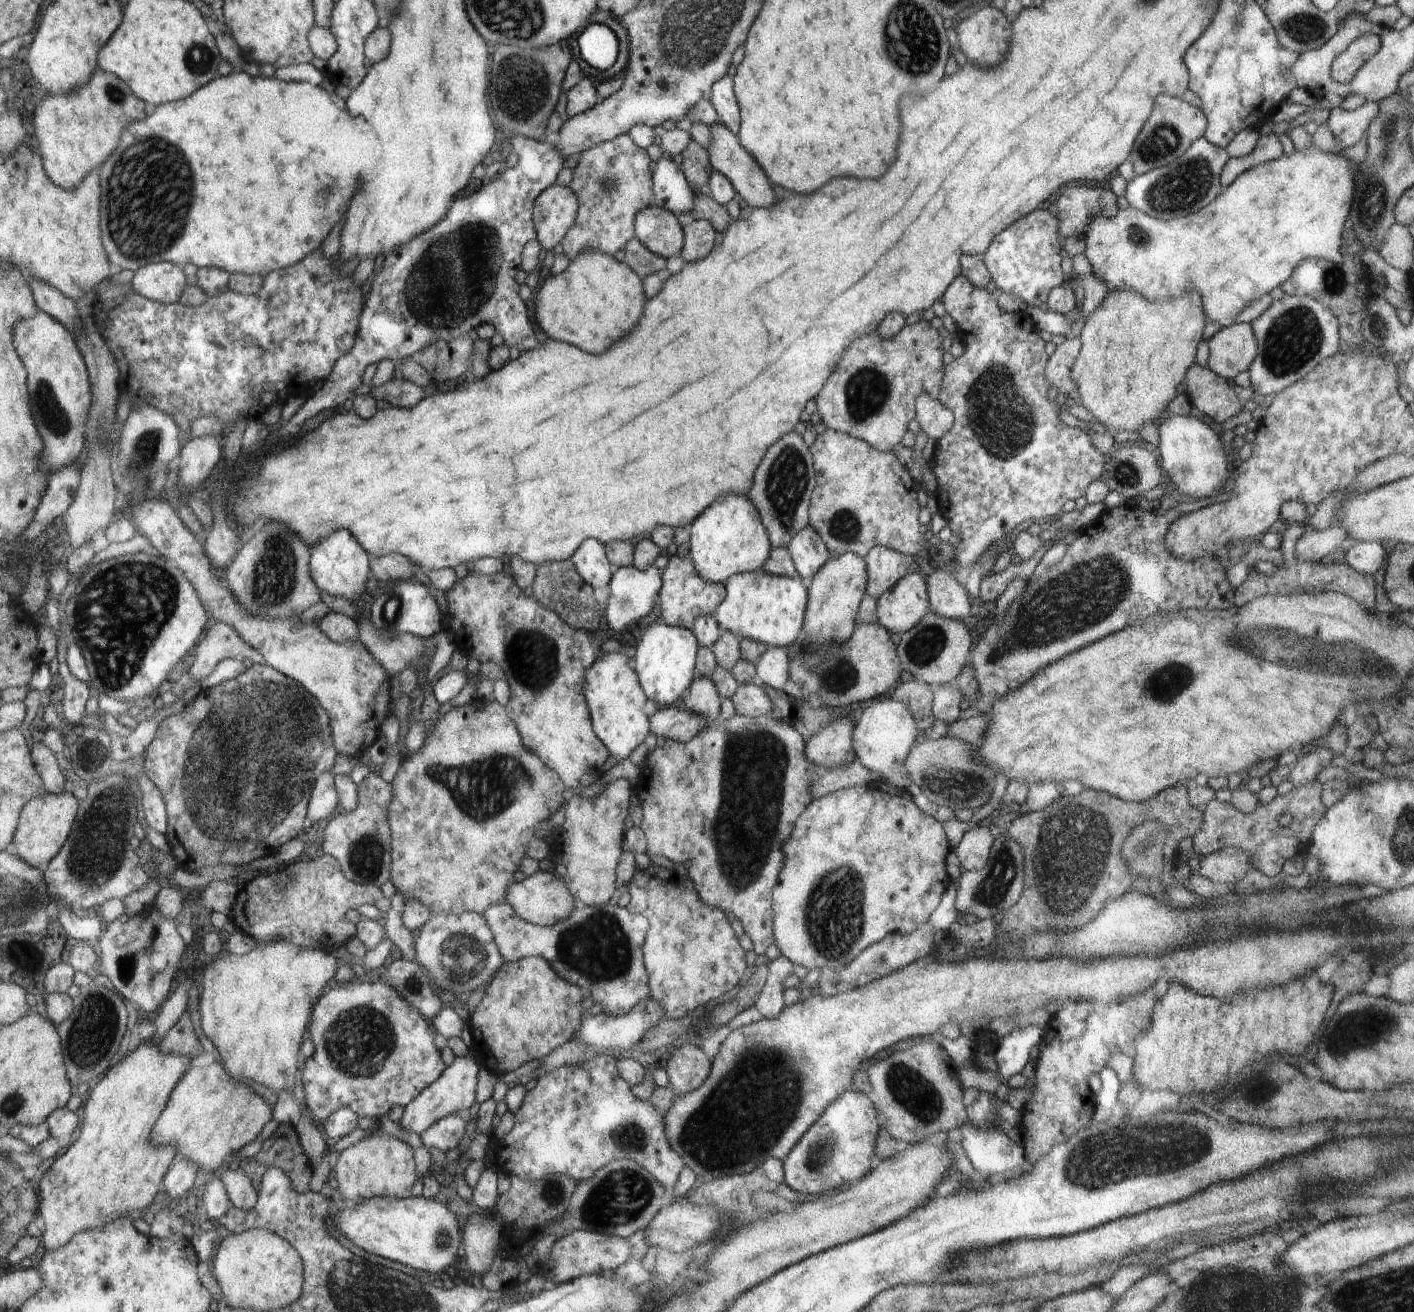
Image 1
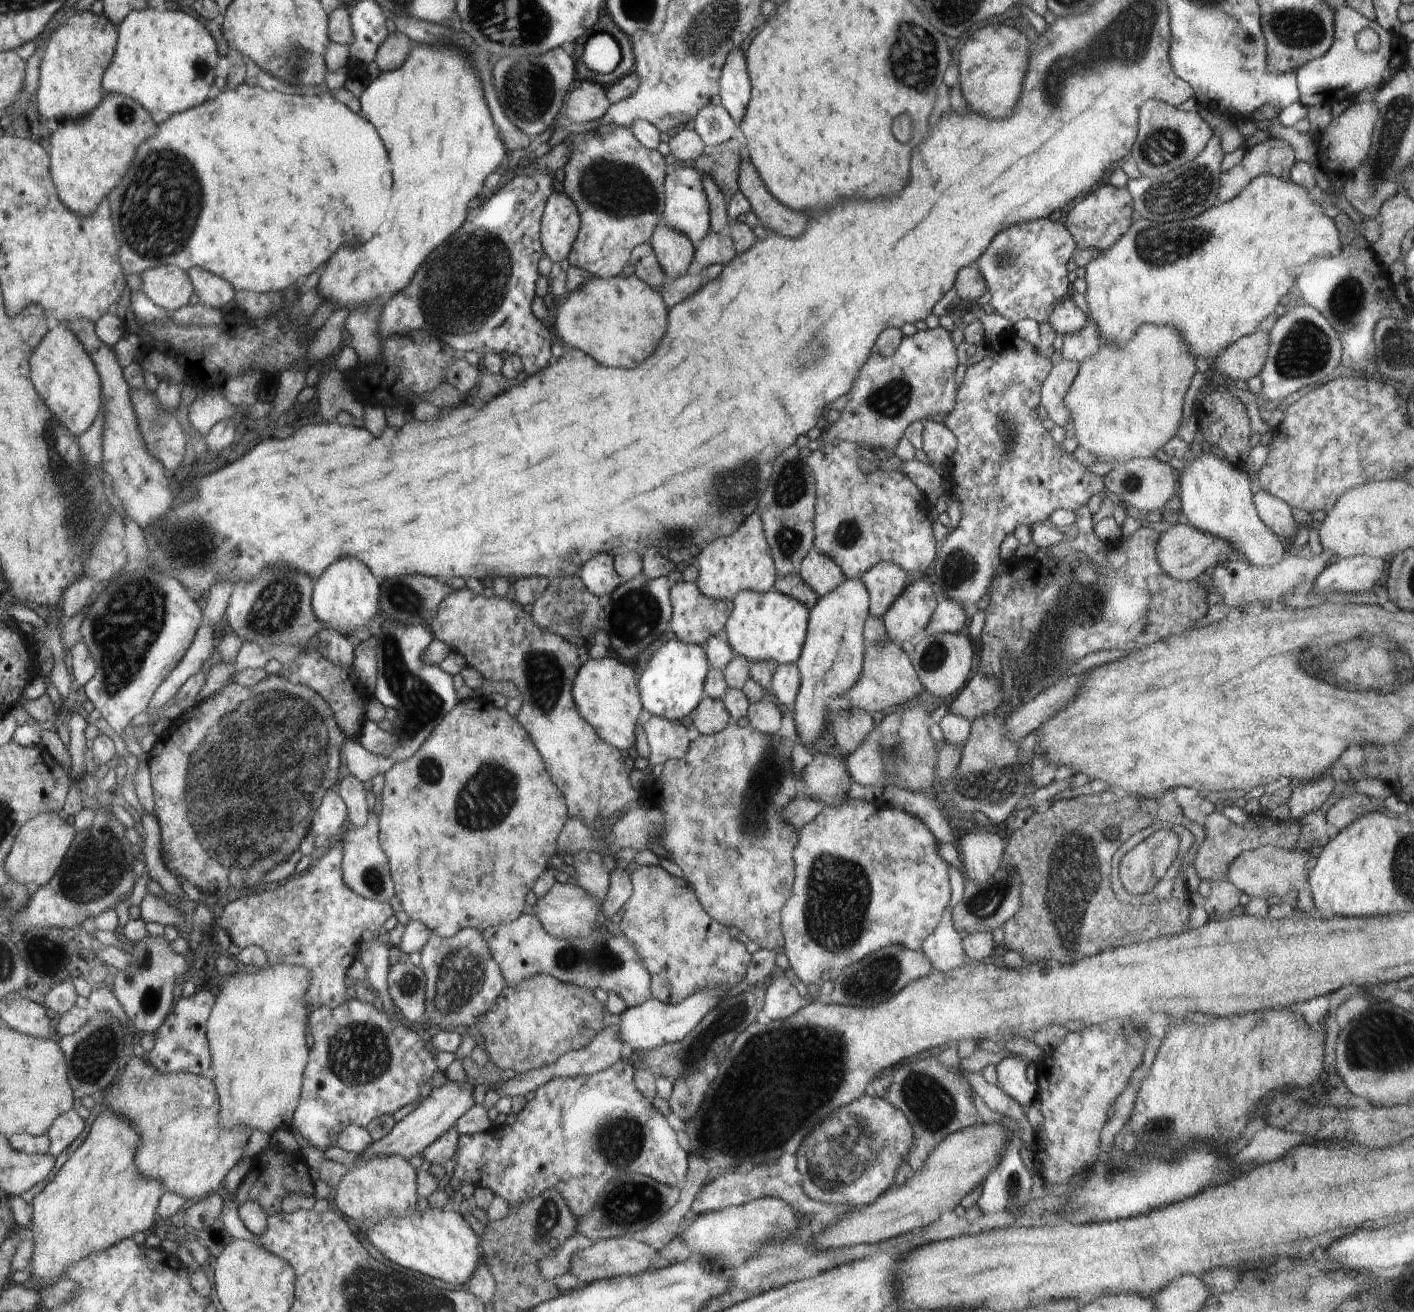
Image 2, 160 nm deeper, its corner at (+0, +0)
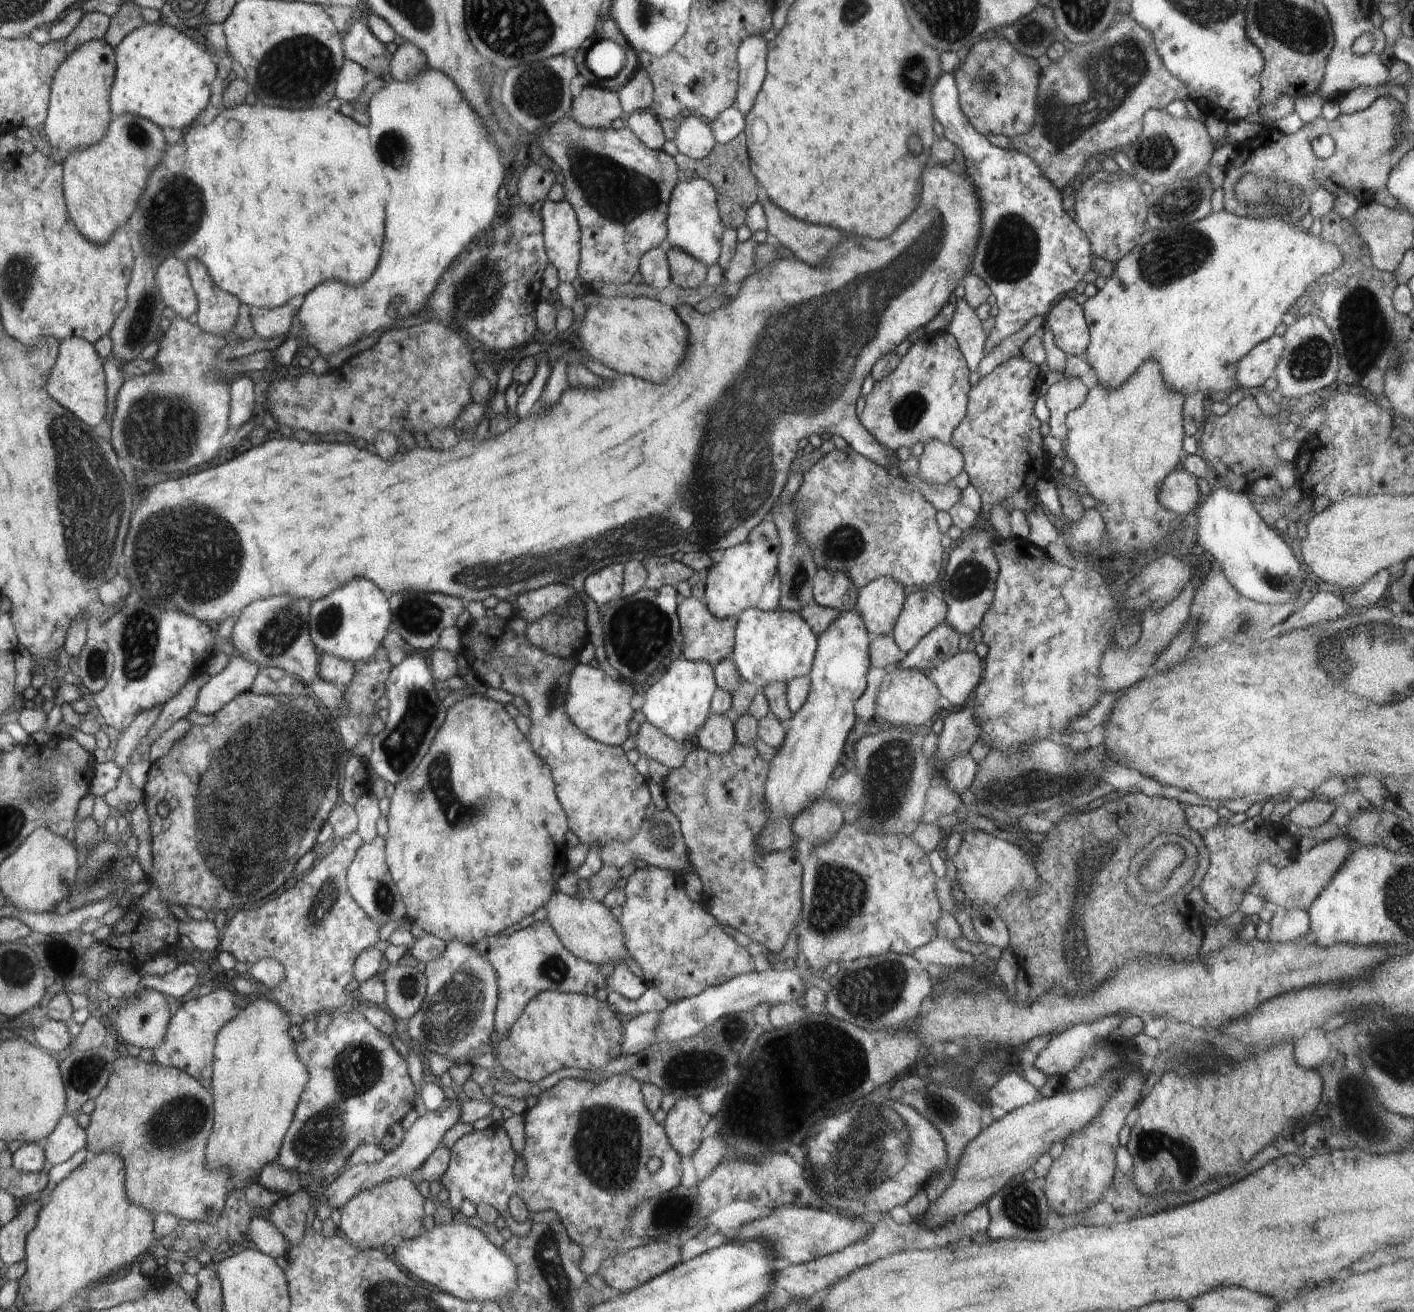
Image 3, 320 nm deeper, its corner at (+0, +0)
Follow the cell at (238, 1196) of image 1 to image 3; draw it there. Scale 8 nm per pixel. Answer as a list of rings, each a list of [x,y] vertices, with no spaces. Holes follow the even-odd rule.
[[[254,1216],[247,1230],[248,1236],[260,1252],[278,1258],[287,1254],[287,1240],[285,1236],[266,1218]]]

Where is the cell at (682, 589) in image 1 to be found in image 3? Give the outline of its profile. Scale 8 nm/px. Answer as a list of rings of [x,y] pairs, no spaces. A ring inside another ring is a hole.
[[[693,596],[680,598],[678,606],[680,624],[683,624],[684,648],[683,658],[689,661],[704,661],[712,668],[720,661],[730,659],[735,648],[735,628],[738,626],[736,616],[720,619]]]

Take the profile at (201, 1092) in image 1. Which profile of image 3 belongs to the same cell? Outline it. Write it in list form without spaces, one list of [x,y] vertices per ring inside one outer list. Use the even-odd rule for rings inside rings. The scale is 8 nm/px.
[[[138,1056],[131,1058],[118,1057],[113,1064],[108,1082],[102,1089],[102,1092],[95,1098],[95,1108],[91,1114],[91,1121],[86,1131],[87,1136],[87,1155],[85,1163],[90,1163],[91,1160],[100,1153],[115,1153],[123,1158],[123,1163],[126,1168],[126,1192],[130,1196],[130,1200],[140,1208],[147,1209],[153,1212],[153,1215],[160,1213],[173,1214],[178,1220],[189,1220],[190,1222],[207,1222],[208,1224],[216,1224],[222,1216],[224,1210],[224,1200],[228,1196],[228,1182],[230,1175],[227,1169],[209,1169],[206,1162],[206,1142],[208,1140],[208,1132],[212,1128],[212,1096],[206,1092],[206,1088],[189,1073],[174,1067],[163,1067],[156,1062],[144,1062]]]

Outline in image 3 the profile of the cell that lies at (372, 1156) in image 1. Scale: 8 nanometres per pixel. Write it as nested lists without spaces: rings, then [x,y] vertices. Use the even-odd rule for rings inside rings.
[[[400,1177],[372,1187],[357,1194],[341,1209],[339,1232],[348,1236],[348,1240],[357,1249],[378,1249],[394,1246],[396,1249],[404,1241],[415,1239],[425,1233],[422,1228],[424,1220],[424,1199],[418,1192],[418,1186],[412,1184],[412,1178]]]

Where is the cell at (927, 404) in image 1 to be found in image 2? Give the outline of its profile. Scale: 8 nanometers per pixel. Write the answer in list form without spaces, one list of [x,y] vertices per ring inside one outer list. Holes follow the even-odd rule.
[[[930,420],[921,425],[922,446],[930,464],[946,466],[957,447],[957,438],[942,421]]]

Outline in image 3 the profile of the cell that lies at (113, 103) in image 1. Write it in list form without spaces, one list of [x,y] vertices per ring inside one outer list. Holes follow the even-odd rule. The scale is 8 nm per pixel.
[[[132,113],[113,117],[107,135],[104,135],[98,144],[70,153],[64,161],[64,192],[67,209],[76,228],[89,241],[97,245],[105,245],[135,214],[139,200],[146,191],[147,180],[151,178],[151,172],[167,152],[167,139],[159,125]]]

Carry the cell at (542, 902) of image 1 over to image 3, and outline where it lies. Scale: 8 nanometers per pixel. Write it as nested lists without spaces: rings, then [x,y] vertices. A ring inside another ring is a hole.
[[[557,890],[545,908],[548,913],[546,920],[555,929],[562,943],[577,957],[599,966],[608,964],[608,962],[615,966],[618,962],[626,962],[631,957],[627,949],[627,938],[624,936],[623,925],[604,903],[598,903],[589,895],[583,900],[578,900]]]

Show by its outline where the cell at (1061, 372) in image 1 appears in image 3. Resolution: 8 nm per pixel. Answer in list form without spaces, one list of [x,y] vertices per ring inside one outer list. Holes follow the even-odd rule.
[[[1062,379],[1052,384],[1045,395],[1046,406],[1050,411],[1050,432],[1058,440],[1067,438],[1066,417],[1069,412],[1084,404],[1089,388],[1078,379]]]

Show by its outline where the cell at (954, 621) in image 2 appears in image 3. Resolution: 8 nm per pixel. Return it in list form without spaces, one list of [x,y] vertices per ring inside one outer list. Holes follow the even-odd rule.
[[[946,622],[931,630],[898,664],[900,669],[916,669],[928,674],[936,665],[959,652],[959,632]]]

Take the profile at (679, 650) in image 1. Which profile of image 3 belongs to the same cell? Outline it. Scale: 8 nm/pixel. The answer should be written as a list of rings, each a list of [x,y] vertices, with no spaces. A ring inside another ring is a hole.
[[[680,659],[674,661],[661,680],[648,687],[642,694],[644,705],[641,711],[645,720],[664,731],[672,740],[688,747],[695,742],[699,728],[712,714],[715,692],[718,691],[714,668],[704,661]]]

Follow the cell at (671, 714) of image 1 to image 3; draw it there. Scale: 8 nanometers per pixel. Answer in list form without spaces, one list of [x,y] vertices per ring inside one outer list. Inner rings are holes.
[[[644,721],[636,734],[632,735],[627,743],[622,743],[621,747],[626,752],[638,750],[640,756],[656,760],[669,769],[680,768],[686,762],[686,747],[672,740],[664,731],[648,721]]]

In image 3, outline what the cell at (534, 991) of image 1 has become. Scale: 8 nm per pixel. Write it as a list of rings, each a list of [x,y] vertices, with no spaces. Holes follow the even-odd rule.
[[[541,992],[527,1004],[507,1036],[496,1040],[496,1058],[506,1072],[533,1083],[564,1067],[602,1068],[622,1053],[622,1024],[608,1003],[582,993]]]

